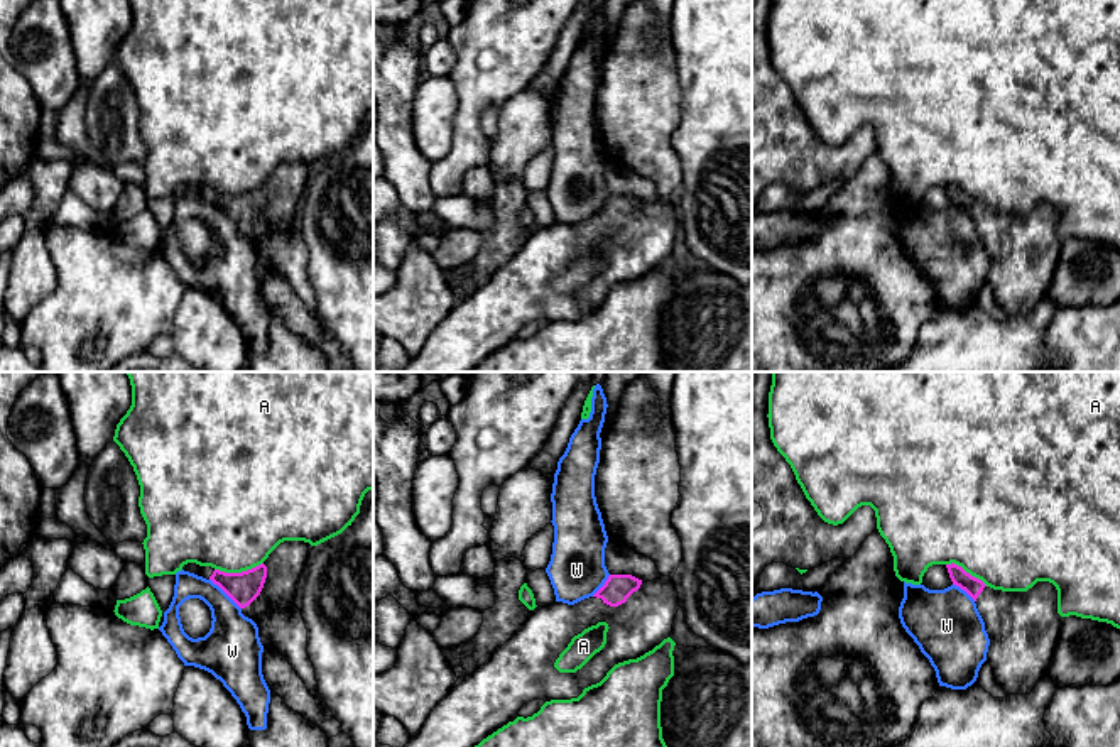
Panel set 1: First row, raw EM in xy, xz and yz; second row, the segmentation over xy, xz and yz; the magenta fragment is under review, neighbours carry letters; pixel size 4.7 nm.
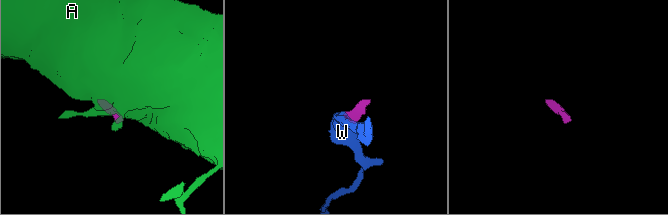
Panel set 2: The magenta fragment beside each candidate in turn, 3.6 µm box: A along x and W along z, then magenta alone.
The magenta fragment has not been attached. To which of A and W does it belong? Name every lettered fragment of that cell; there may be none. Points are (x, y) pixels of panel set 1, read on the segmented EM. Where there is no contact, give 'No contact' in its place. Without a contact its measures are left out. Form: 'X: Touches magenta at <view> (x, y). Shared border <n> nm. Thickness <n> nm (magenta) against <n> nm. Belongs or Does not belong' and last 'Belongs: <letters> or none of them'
A: Touches magenta at xy (239, 573). Shared border 240 nm. Thickness 150 nm (magenta) against 460 nm. Does not belong
W: Touches magenta at xy (225, 592). Shared border 220 nm. Thickness 150 nm (magenta) against 260 nm. Does not belong
Belongs: none of them

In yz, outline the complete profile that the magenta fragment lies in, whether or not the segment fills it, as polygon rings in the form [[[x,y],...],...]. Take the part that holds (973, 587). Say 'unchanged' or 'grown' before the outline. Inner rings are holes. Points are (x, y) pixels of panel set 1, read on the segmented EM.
grown; [[[946,564],[953,585],[976,603],[990,639],[987,661],[1007,695],[1030,695],[1047,674],[1059,637],[1057,590],[1037,581],[1027,592],[987,586],[961,566]]]

